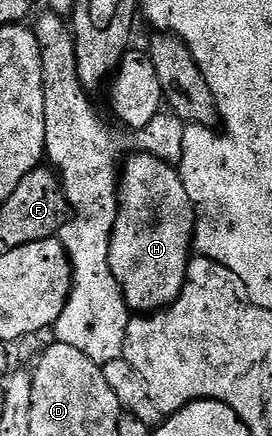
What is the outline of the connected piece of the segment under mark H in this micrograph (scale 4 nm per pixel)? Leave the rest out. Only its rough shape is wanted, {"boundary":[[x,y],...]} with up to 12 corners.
{"boundary":[[178,168],[119,171],[109,264],[130,312],[171,306],[197,219]]}

